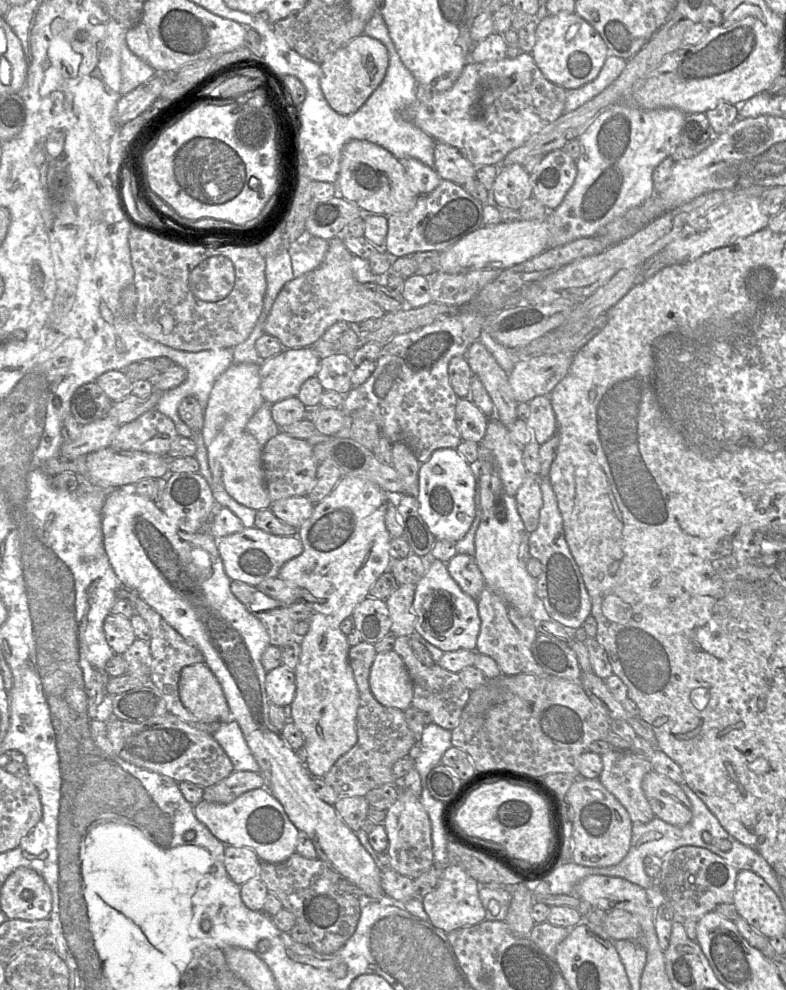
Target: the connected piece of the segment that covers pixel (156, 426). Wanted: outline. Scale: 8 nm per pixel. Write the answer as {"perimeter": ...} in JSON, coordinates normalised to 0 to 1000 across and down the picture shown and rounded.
{"perimeter":[[[195,412],[172,424],[153,429],[139,452],[214,461],[216,452],[226,440],[221,426]]]}

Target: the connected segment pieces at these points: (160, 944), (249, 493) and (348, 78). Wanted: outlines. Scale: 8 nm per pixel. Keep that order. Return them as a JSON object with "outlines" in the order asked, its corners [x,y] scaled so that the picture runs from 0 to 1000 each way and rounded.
{"outlines":[[[[153,831],[131,832],[115,839],[104,871],[109,900],[122,902],[176,934],[190,952],[230,983],[247,967],[240,944],[247,897],[272,877],[260,856],[230,854],[205,859],[177,837]]],[[[310,434],[293,447],[282,463],[282,488],[288,496],[302,507],[326,516],[344,514],[346,507],[336,486],[333,455],[326,442]]],[[[464,34],[448,39],[408,65],[407,87],[416,103],[431,115],[454,113],[486,84],[494,66],[494,51],[486,42]]]]}

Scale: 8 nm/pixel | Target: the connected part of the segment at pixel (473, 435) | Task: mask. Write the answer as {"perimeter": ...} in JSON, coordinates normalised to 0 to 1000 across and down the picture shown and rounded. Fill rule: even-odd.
{"perimeter":[[[583,402],[580,427],[589,444],[611,448],[618,438],[622,424],[597,402]]]}

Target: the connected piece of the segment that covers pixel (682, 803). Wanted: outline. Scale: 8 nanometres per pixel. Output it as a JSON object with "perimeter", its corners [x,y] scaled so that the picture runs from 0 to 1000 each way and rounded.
{"perimeter":[[[828,779],[821,784],[817,796],[833,825],[861,835],[878,831],[880,813],[864,792]]]}

